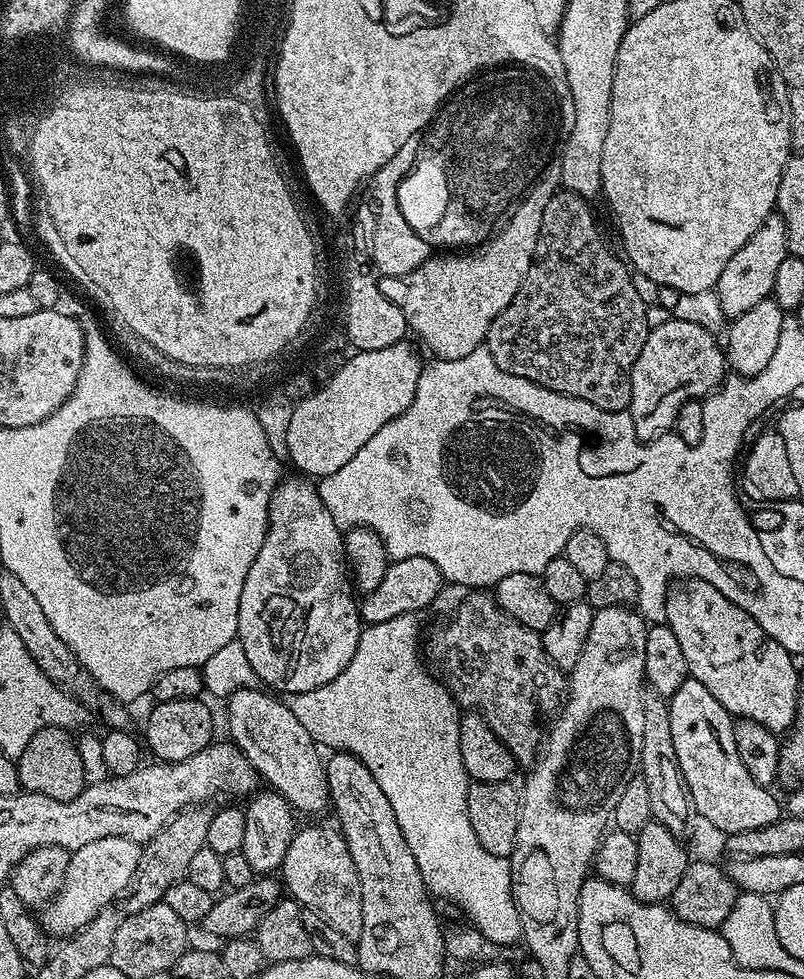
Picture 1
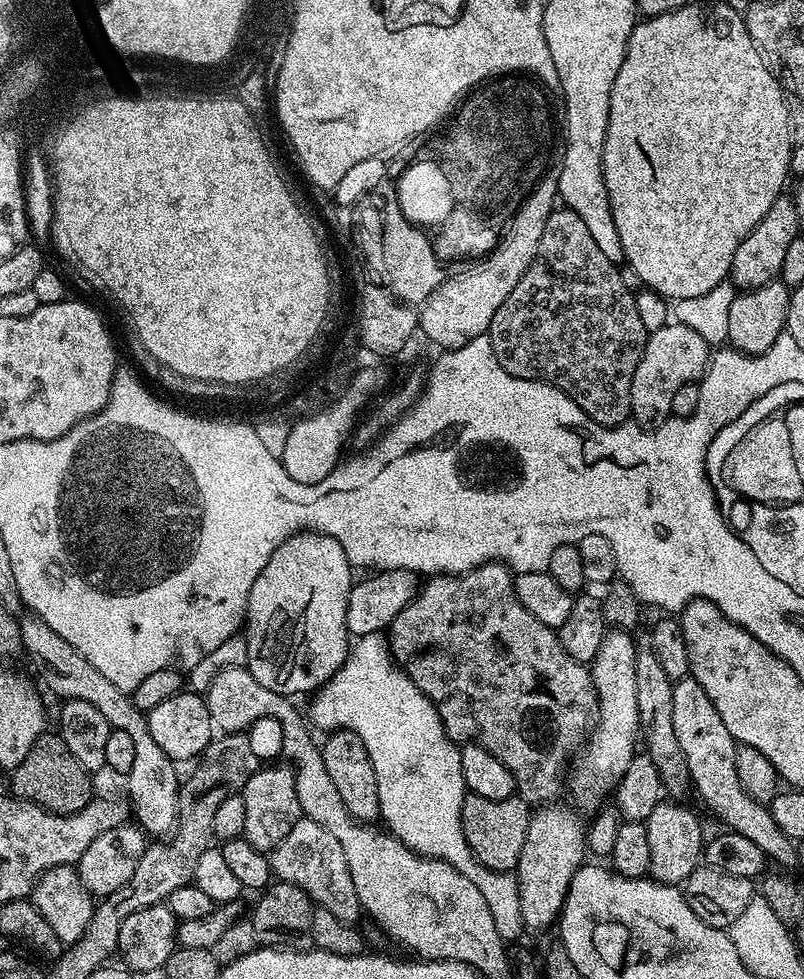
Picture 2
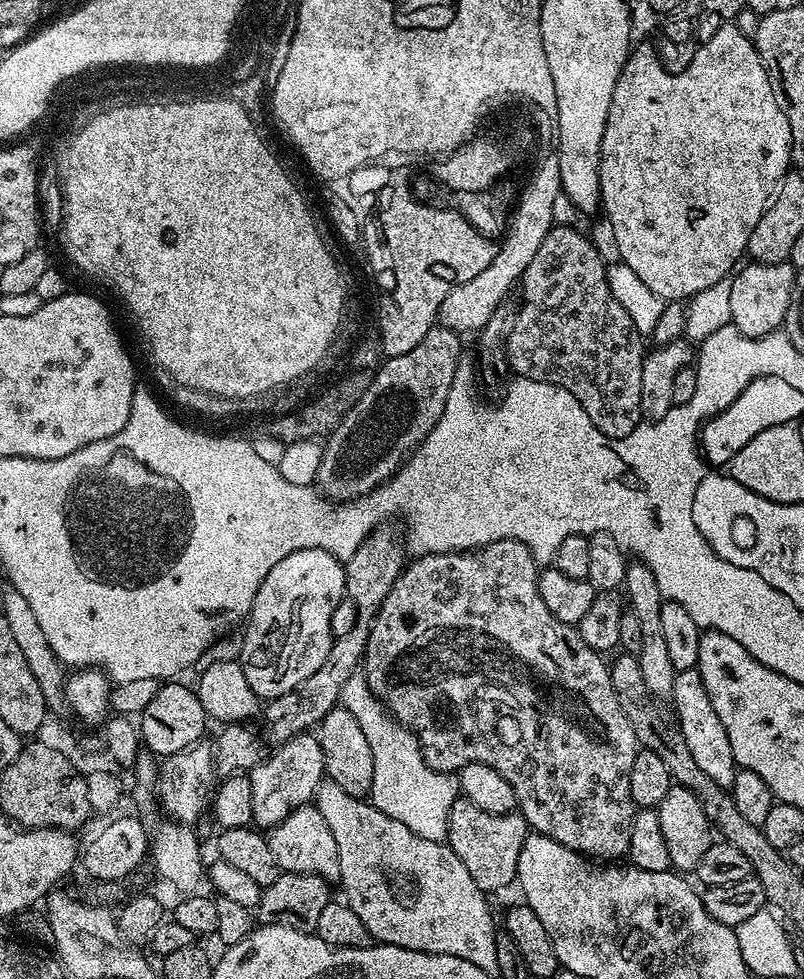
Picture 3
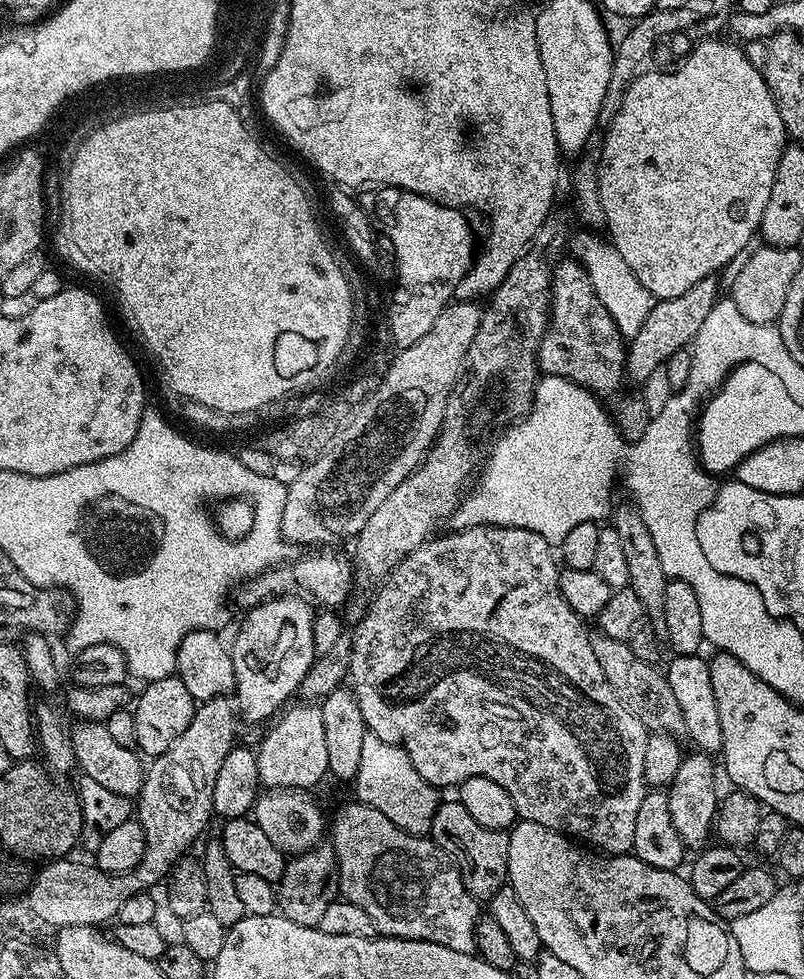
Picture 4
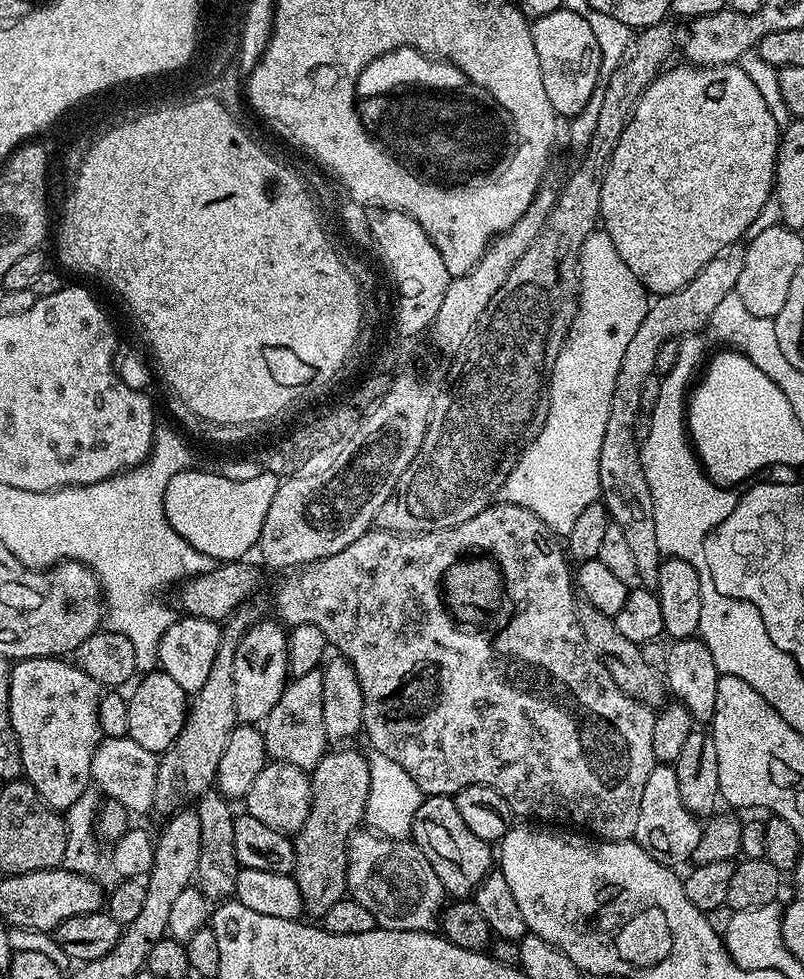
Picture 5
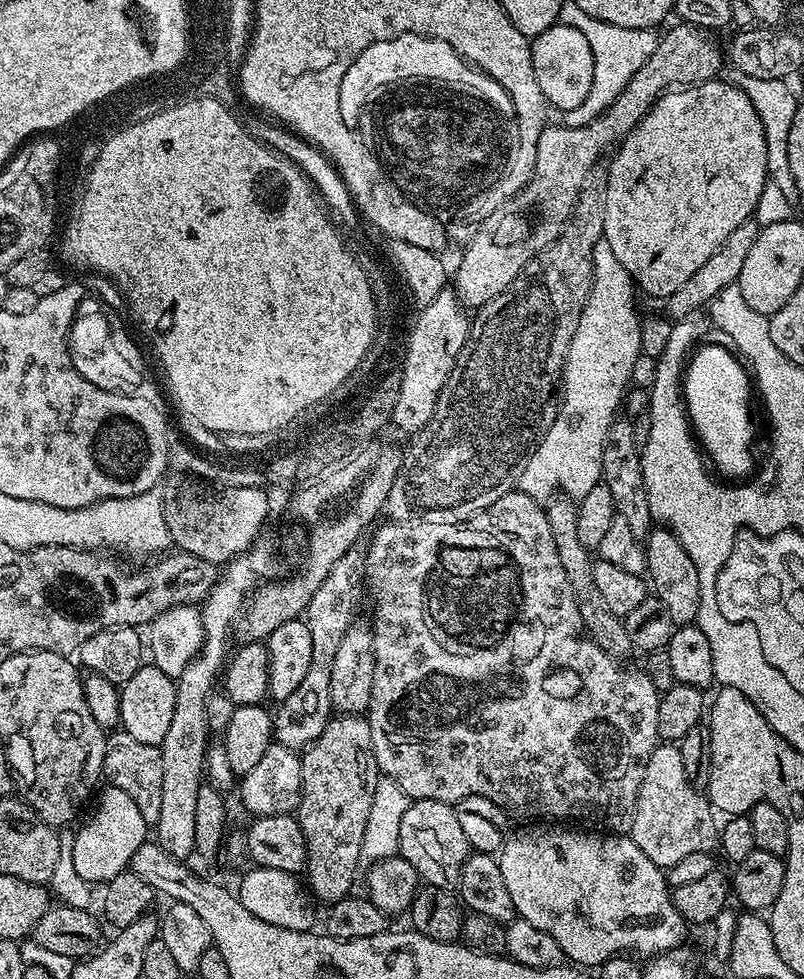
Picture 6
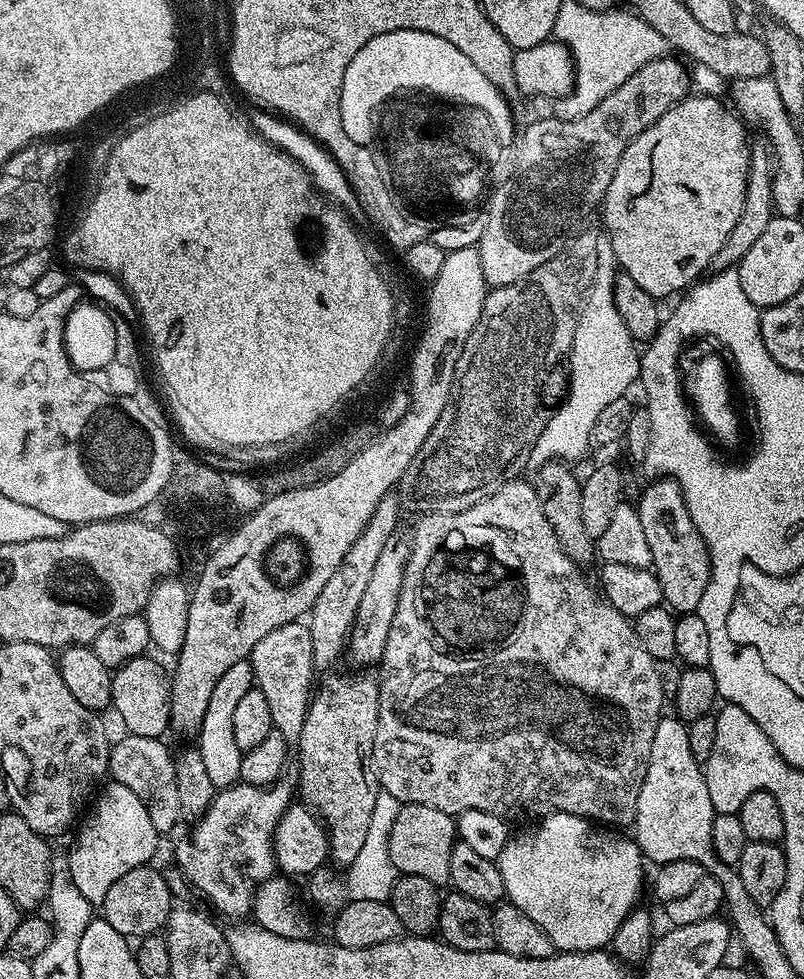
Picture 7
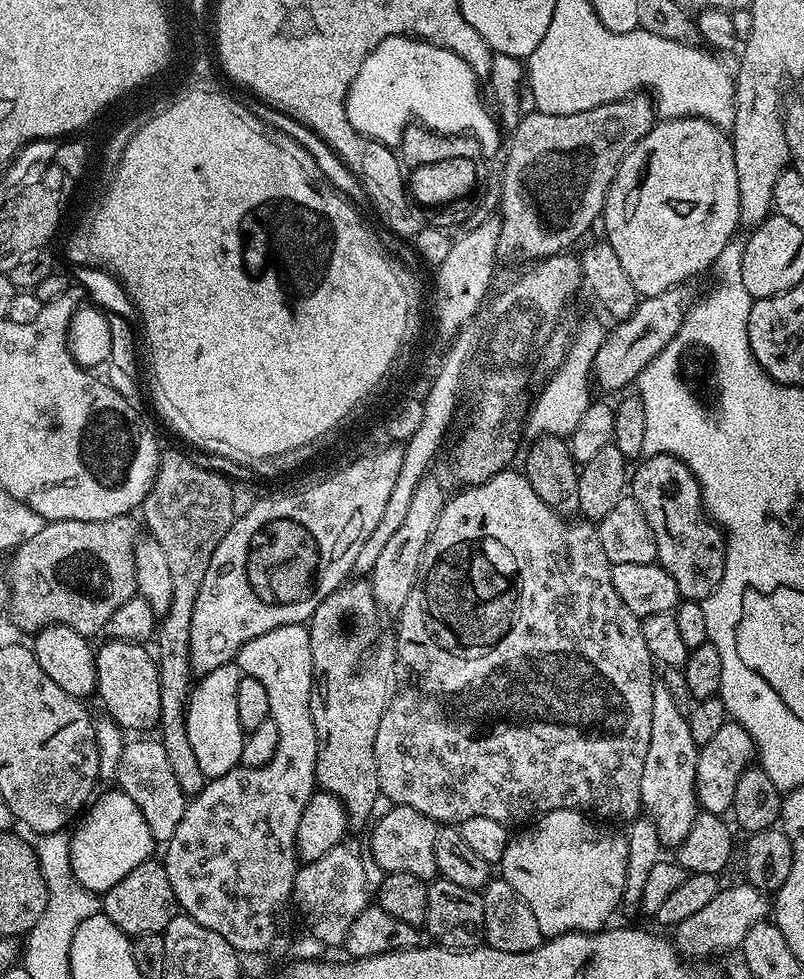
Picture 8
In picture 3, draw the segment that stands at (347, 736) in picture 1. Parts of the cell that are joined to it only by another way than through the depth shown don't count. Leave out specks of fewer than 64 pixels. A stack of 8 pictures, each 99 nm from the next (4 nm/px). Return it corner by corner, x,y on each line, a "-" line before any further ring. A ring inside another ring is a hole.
357,674
342,686
339,707
350,710
370,742
370,754
374,754
374,782
370,803
382,814
390,814
394,822
402,822
406,830
414,830
418,838
430,838
441,842
448,838
450,806
458,798
458,780
451,772
439,772
426,762
420,753
420,743
415,732
393,720
384,703
376,699
363,674

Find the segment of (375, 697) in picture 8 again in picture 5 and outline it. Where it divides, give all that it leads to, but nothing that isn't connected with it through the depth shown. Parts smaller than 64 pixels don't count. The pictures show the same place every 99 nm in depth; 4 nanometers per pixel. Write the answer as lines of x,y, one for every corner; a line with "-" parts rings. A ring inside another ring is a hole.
340,746
337,752
325,751
324,757
316,768
311,769
312,797
310,798
310,814
306,822
295,833
296,861
291,877
296,880
301,891
303,911
316,918
322,918
334,902
345,899
348,892
348,839
365,823
364,811
366,798
370,794
370,766
368,757
362,751
355,752
352,746

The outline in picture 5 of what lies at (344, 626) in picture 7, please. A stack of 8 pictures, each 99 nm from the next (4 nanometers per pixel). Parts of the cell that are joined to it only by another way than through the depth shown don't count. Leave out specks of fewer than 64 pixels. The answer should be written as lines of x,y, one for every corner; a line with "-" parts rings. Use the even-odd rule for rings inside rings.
323,671
307,672
295,677
278,698
274,710
262,722
266,750
275,763
289,764
305,770
318,766
330,741
322,722

